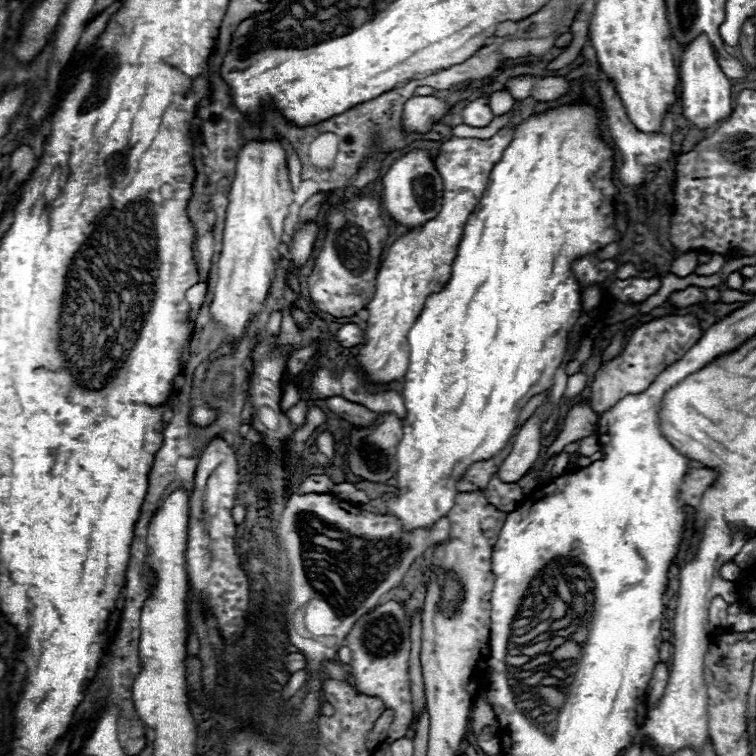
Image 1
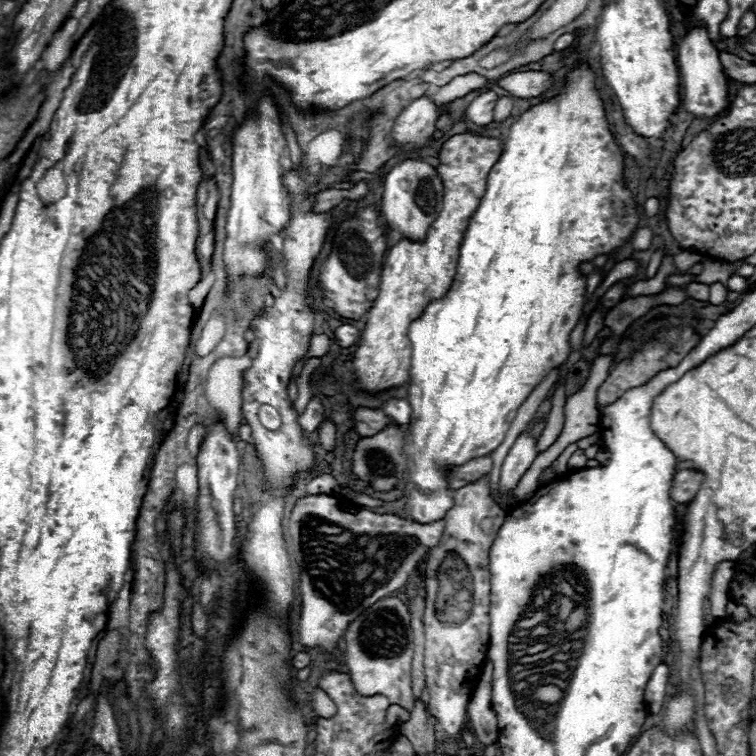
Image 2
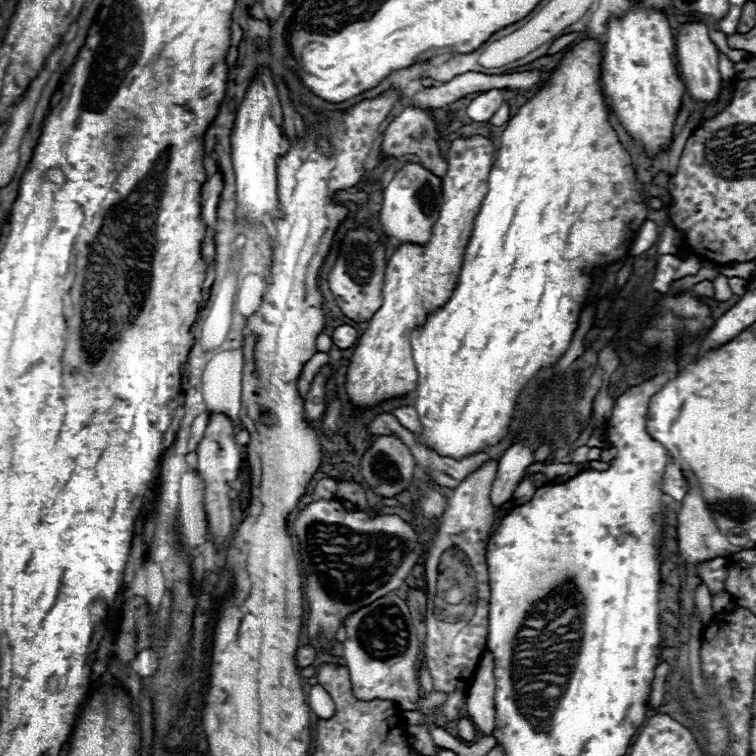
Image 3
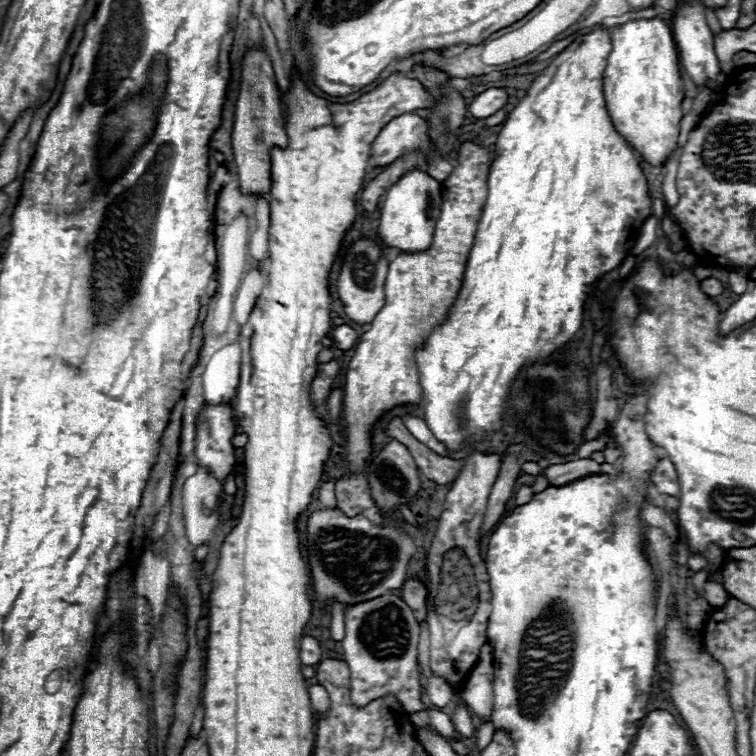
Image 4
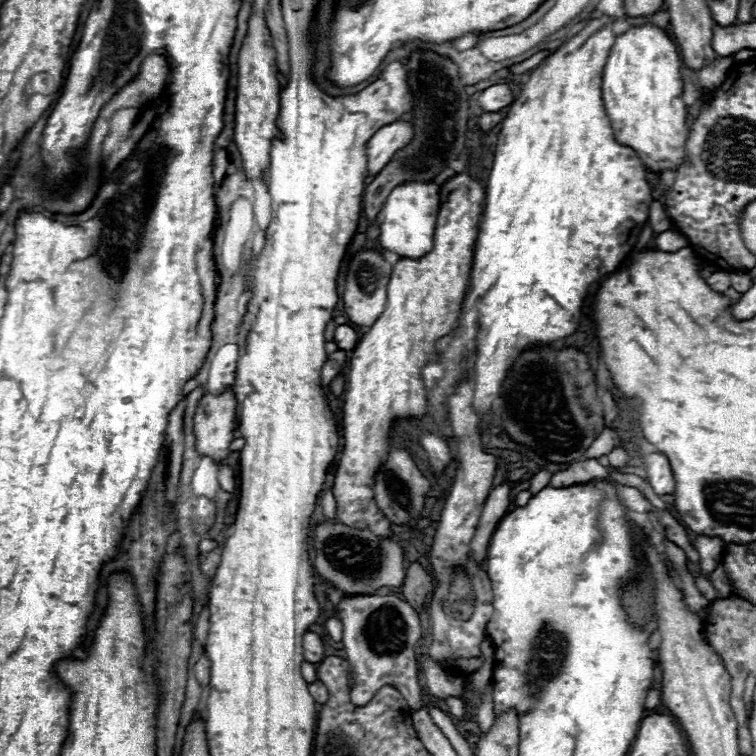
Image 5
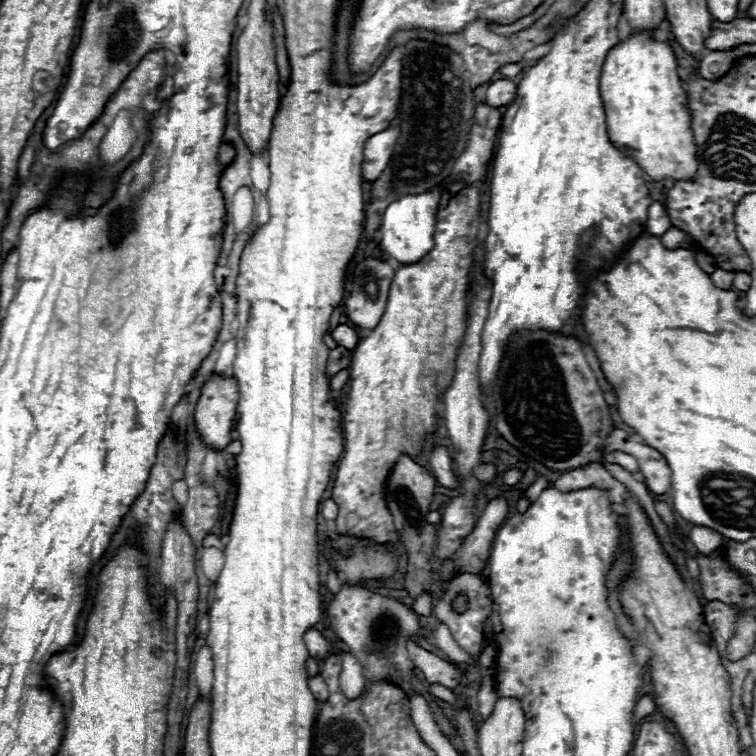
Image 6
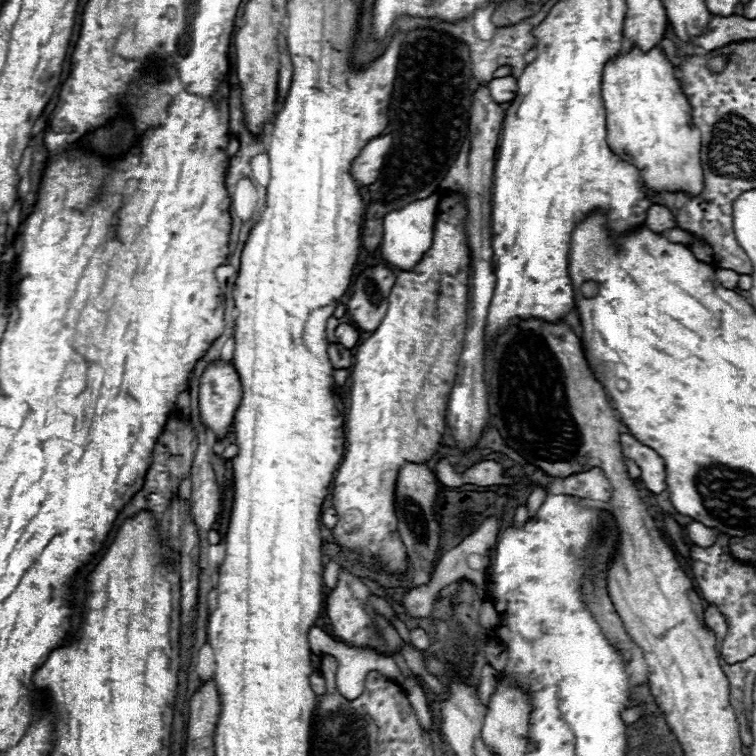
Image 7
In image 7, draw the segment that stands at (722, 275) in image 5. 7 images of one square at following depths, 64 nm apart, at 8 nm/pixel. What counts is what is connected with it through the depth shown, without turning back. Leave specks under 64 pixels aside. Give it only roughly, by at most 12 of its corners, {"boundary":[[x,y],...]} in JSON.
{"boundary":[[716,270],[716,280],[724,288],[734,290],[738,284],[738,274]]}

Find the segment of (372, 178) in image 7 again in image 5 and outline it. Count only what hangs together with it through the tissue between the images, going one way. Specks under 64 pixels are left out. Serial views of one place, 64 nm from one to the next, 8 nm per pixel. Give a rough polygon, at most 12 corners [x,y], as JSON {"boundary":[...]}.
{"boundary":[[396,120],[368,142],[368,174],[378,174],[414,136]]}

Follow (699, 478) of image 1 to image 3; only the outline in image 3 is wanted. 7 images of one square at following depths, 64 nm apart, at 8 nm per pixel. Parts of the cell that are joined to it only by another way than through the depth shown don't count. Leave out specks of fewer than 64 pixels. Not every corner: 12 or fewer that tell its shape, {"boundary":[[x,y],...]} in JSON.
{"boundary":[[676,464],[664,472],[664,492],[682,500],[690,490],[688,480]]}

